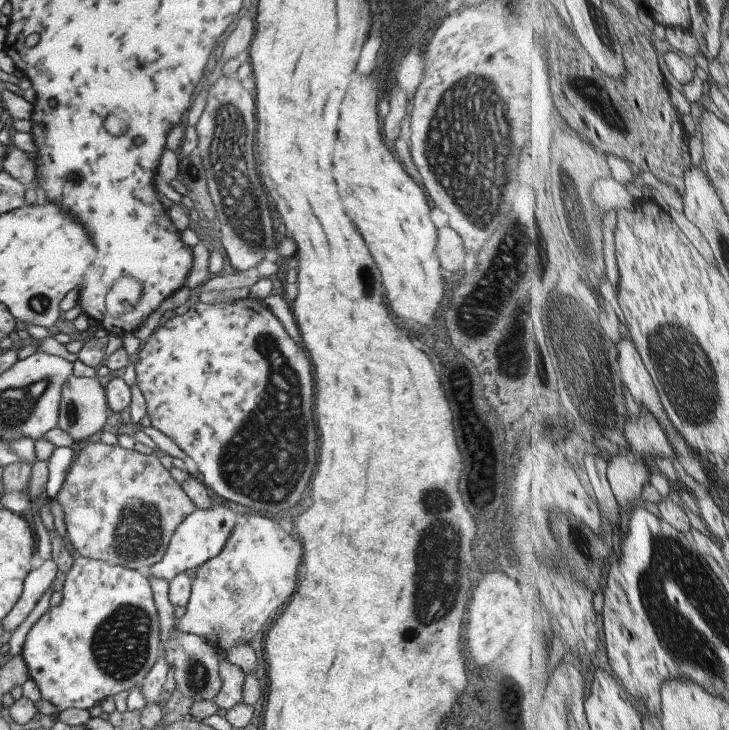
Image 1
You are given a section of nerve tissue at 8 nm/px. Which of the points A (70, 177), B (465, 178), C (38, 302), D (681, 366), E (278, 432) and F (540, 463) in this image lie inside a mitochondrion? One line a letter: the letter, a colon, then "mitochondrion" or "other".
A: mitochondrion
B: mitochondrion
C: mitochondrion
D: mitochondrion
E: mitochondrion
F: other

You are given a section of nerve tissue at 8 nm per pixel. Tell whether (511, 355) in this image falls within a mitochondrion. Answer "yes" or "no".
yes

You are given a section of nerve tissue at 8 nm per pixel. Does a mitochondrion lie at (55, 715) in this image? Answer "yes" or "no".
no

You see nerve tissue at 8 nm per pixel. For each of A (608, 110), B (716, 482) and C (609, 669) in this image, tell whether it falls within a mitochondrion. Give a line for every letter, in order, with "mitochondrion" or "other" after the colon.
A: mitochondrion
B: mitochondrion
C: other

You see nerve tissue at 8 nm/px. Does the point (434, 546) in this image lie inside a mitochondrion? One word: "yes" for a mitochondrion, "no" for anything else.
yes

